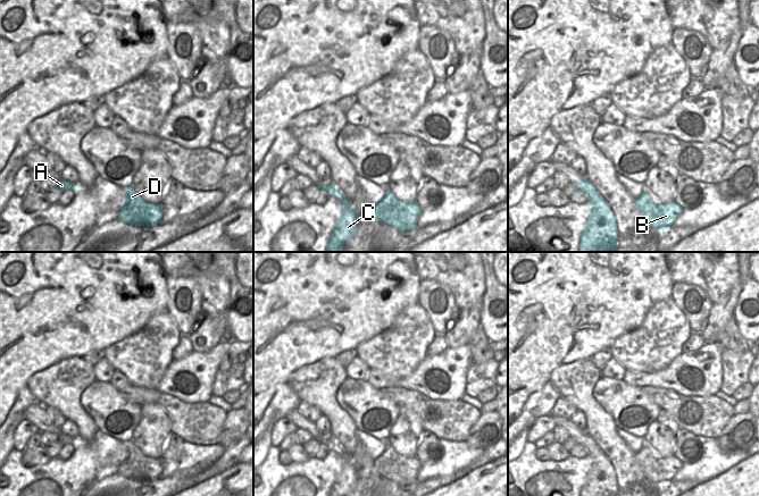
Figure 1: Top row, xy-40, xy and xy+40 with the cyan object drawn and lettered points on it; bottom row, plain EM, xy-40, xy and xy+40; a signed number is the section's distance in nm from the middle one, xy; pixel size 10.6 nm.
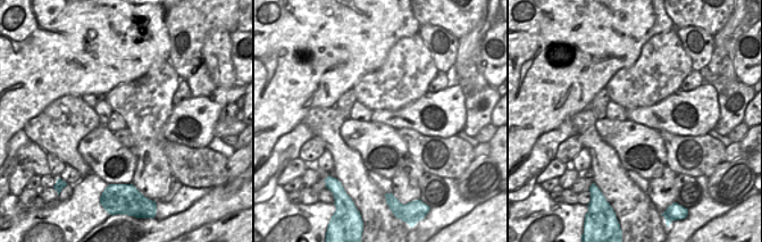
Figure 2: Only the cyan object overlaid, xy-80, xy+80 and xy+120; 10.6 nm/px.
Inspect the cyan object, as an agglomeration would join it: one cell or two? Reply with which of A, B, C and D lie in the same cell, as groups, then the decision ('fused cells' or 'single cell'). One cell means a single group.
A B D / C | fused cells

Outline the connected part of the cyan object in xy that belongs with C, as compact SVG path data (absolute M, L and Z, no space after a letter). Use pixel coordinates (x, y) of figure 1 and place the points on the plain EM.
M323 438L319 440L343 457L343 468L331 488L330 496L348 496L355 490L358 484L358 471L356 465L348 457L344 448L334 438L327 442Z

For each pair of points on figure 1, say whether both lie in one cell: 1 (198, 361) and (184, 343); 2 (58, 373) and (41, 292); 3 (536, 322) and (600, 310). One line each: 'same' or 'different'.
1: different
2: different
3: same

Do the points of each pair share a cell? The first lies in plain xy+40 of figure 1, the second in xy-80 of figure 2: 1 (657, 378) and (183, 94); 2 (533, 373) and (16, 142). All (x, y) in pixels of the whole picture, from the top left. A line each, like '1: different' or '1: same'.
1: different
2: different

